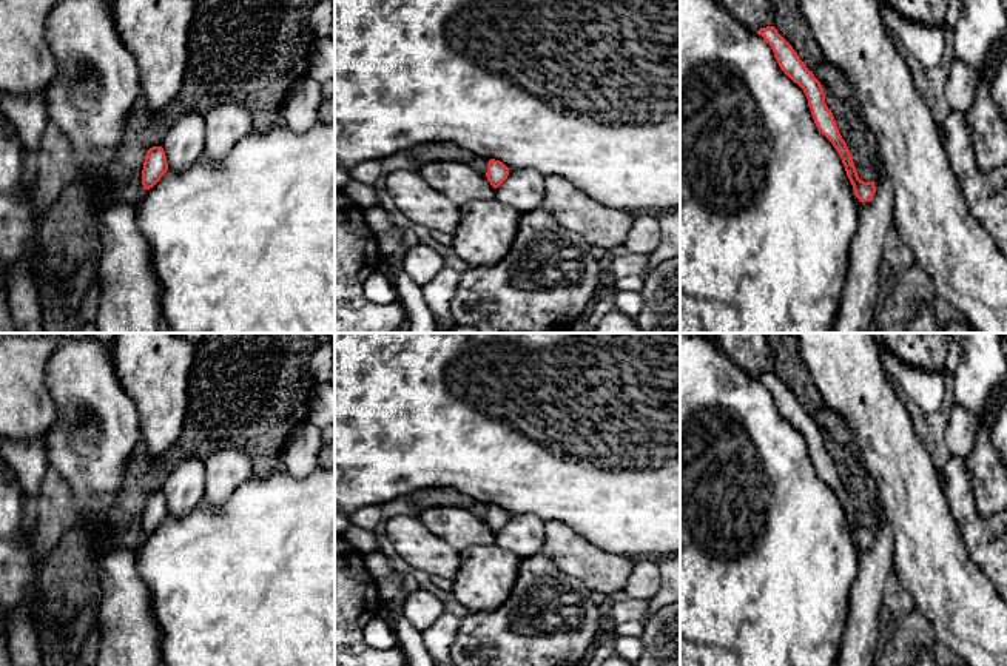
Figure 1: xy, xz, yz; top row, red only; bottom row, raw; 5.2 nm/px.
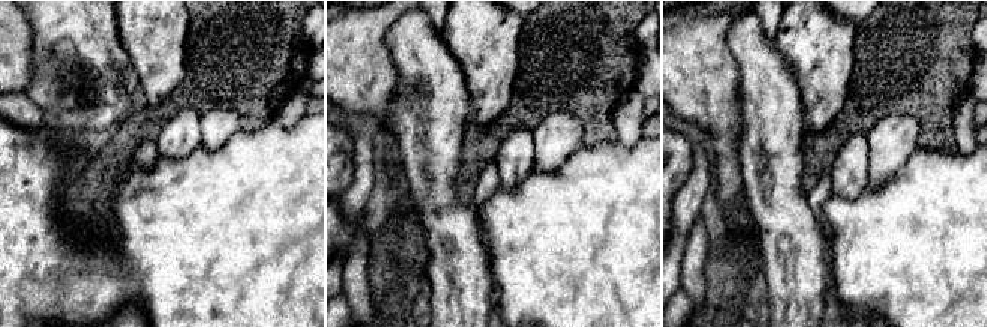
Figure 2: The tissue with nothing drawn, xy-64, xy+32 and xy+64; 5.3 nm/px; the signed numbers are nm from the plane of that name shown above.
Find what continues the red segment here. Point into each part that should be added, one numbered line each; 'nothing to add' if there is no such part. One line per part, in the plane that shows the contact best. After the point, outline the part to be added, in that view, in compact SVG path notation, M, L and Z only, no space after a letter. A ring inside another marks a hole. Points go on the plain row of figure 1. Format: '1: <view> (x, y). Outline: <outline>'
nothing to add

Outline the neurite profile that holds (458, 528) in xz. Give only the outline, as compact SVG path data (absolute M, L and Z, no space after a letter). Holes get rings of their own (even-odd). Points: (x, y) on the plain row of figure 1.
M427 507L419 512L419 520L458 552L473 544L495 544L495 533L487 523L463 507Z

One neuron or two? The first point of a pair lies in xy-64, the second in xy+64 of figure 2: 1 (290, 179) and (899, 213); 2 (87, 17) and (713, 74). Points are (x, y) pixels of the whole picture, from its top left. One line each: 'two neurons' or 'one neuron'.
1: one neuron
2: two neurons

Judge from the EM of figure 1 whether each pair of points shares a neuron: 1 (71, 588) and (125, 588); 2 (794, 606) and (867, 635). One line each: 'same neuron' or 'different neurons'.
1: different neurons
2: different neurons

